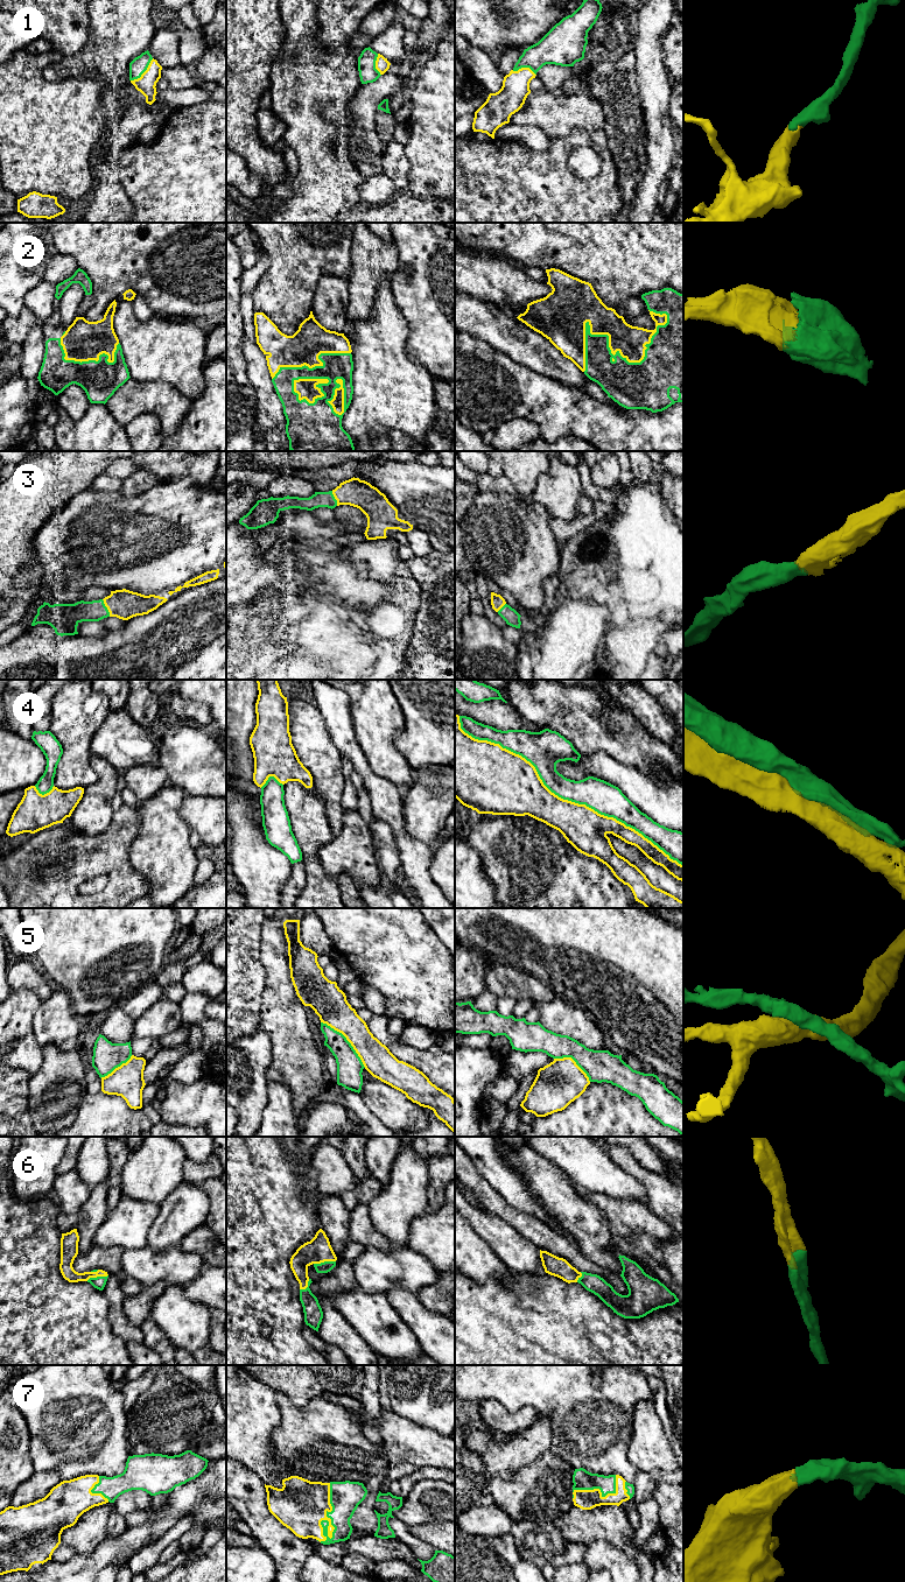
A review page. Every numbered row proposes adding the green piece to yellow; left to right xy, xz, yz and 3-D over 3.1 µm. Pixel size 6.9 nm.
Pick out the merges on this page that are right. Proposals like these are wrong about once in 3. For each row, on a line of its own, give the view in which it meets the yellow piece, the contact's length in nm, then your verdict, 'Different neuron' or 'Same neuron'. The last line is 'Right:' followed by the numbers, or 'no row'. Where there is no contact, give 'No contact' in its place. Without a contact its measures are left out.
1: Touches yellow in xy. Shared border 220 nm. Same neuron
2: Touches yellow in yz. Shared border 700 nm. Same neuron
3: Touches yellow in xy. Shared border 130 nm. Same neuron
4: Touches yellow in yz. Shared border 1850 nm. Different neuron
5: Touches yellow in xz. Shared border 440 nm. Different neuron
6: Touches yellow in xz. Shared border 150 nm. Same neuron
7: Touches yellow in xz. Shared border 420 nm. Same neuron
Right: 1, 2, 3, 6, 7

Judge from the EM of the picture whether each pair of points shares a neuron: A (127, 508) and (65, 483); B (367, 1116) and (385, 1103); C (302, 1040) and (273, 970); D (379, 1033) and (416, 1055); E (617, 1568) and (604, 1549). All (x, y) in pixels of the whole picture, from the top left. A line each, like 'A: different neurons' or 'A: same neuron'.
A: different neurons
B: different neurons
C: same neuron
D: same neuron
E: same neuron

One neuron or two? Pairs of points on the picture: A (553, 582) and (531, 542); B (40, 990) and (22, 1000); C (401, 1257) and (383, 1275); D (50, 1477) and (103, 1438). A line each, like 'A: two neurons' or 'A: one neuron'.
A: two neurons
B: two neurons
C: one neuron
D: two neurons

